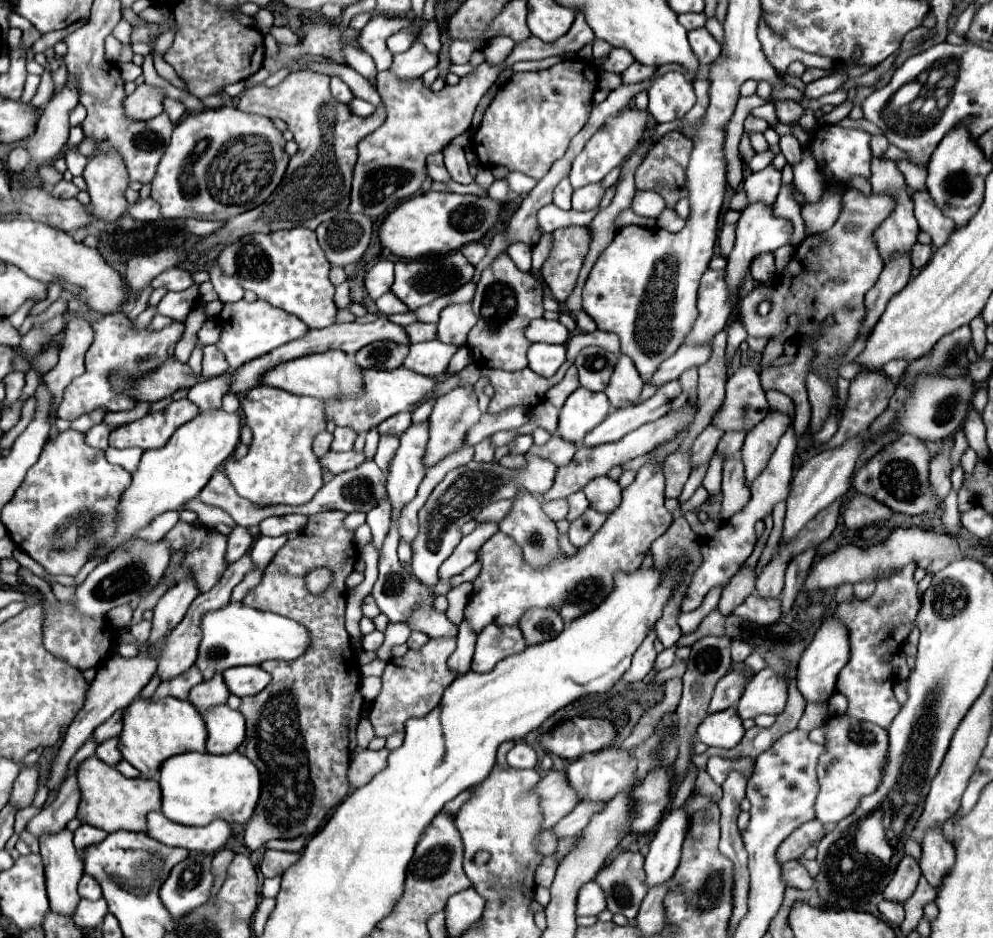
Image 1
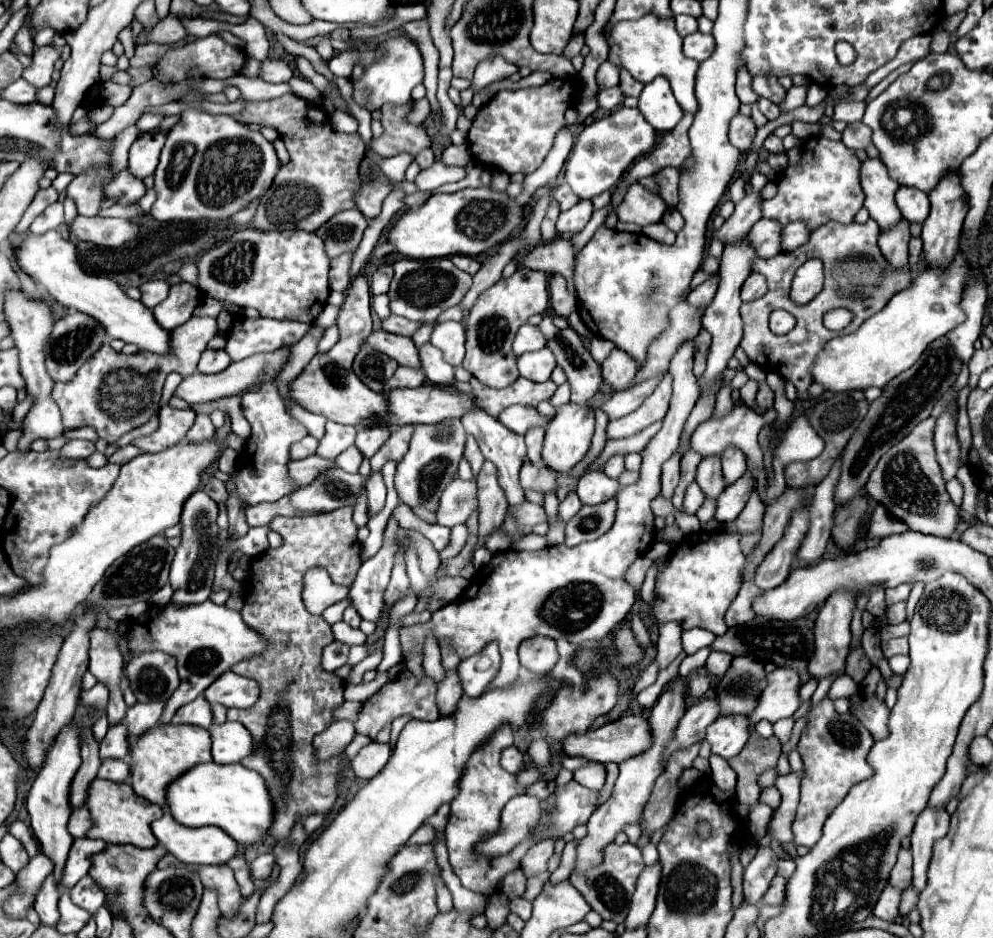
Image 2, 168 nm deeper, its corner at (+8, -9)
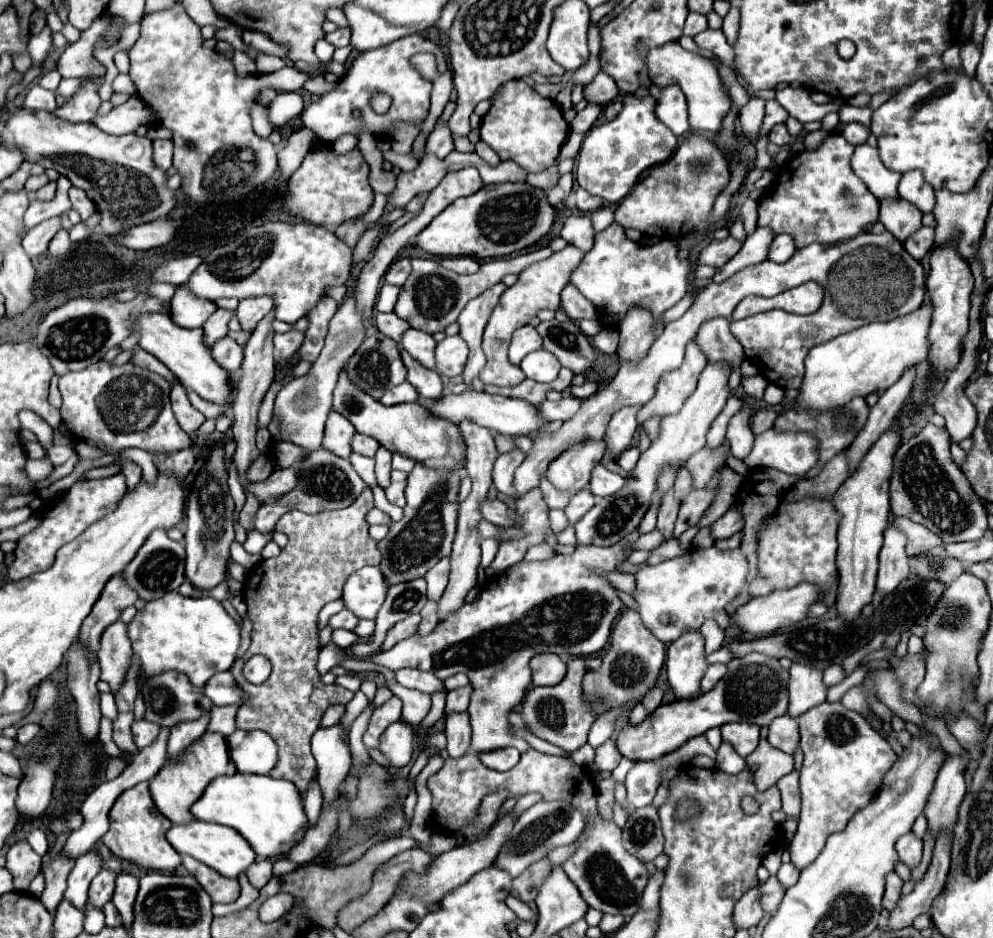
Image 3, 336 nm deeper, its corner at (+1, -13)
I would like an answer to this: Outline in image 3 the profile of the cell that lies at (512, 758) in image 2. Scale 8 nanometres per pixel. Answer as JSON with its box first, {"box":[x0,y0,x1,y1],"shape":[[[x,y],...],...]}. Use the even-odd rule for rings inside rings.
{"box":[478,748,520,770],"shape":[[[502,748],[502,750],[496,750],[496,752],[488,752],[488,754],[478,754],[480,760],[494,768],[494,770],[510,770],[516,766],[516,762],[520,760],[520,752],[516,748]]]}

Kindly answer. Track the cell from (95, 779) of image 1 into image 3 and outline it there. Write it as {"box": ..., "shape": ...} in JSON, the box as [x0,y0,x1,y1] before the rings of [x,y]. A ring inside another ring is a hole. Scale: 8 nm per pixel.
{"box":[102,782,182,872],"shape":[[[140,782],[132,786],[132,790],[124,790],[120,798],[114,802],[110,810],[110,830],[102,836],[102,842],[110,848],[112,854],[136,862],[144,868],[160,870],[160,872],[172,872],[180,862],[182,856],[170,846],[166,840],[166,830],[172,826],[172,822],[154,808],[154,800],[148,790],[148,782]]]}

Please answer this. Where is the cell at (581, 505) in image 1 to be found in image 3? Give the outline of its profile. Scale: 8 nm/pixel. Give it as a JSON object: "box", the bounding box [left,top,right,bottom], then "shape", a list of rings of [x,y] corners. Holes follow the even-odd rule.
{"box":[564,488,596,524],"shape":[[[588,488],[576,492],[576,494],[572,496],[570,504],[564,508],[564,512],[566,512],[570,524],[576,524],[576,522],[578,522],[594,504],[596,504],[596,498],[592,496],[592,492],[590,492]]]}

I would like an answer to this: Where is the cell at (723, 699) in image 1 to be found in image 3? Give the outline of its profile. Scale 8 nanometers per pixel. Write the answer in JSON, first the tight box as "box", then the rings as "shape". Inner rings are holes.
{"box":[626,760,668,810],"shape":[[[660,760],[650,762],[634,762],[632,770],[626,776],[626,790],[628,790],[628,806],[632,810],[648,806],[656,796],[656,790],[662,780],[662,772],[668,770],[666,764]]]}

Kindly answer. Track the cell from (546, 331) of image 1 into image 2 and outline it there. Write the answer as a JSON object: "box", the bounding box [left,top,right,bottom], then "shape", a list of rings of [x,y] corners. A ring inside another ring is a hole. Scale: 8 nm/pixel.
{"box":[513,324,545,356],"shape":[[[523,324],[513,340],[513,352],[515,356],[521,356],[525,352],[533,352],[545,346],[545,336],[541,334],[541,330],[537,326],[531,324]]]}

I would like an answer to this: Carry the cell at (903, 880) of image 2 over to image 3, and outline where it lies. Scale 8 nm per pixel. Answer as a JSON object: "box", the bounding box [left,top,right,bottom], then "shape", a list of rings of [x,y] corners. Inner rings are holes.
{"box":[896,832,922,868],"shape":[[[908,832],[906,836],[902,836],[898,842],[896,842],[896,850],[898,850],[898,856],[900,860],[910,868],[918,868],[920,860],[922,860],[922,840],[918,840],[912,832]]]}

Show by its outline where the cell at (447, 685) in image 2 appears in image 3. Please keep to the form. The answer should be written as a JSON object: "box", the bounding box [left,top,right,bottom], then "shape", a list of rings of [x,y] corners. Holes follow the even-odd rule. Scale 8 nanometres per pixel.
{"box":[446,714,470,758],"shape":[[[448,714],[446,716],[446,738],[448,738],[448,746],[446,752],[452,758],[464,756],[470,748],[470,722],[468,722],[468,714]]]}

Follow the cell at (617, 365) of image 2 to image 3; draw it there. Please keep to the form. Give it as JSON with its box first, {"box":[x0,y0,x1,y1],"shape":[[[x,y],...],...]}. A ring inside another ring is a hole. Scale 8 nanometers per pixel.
{"box":[618,308,654,362],"shape":[[[632,308],[620,322],[620,344],[618,358],[620,362],[640,362],[648,354],[654,334],[652,334],[652,314],[644,308]]]}

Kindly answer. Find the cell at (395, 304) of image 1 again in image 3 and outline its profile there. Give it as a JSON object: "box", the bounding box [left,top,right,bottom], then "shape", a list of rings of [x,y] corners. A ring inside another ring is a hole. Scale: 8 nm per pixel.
{"box":[376,284,398,312],"shape":[[[384,284],[378,294],[378,300],[376,300],[376,310],[378,312],[394,312],[396,300],[398,300],[398,288]]]}

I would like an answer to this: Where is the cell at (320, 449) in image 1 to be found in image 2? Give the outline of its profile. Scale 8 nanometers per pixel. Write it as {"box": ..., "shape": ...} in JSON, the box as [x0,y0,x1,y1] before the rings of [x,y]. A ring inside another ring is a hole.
{"box":[289,436,317,460],"shape":[[[305,436],[303,440],[299,440],[299,442],[295,442],[293,446],[291,446],[291,450],[289,450],[289,456],[291,456],[291,460],[301,460],[301,458],[305,458],[305,456],[311,456],[311,454],[315,454],[315,450],[317,450],[317,440],[313,438],[313,436]]]}

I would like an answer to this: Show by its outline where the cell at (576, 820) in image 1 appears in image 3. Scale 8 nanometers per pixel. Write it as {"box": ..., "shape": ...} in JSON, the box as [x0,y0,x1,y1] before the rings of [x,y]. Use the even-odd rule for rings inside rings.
{"box":[512,858,554,902],"shape":[[[544,858],[540,862],[532,864],[528,870],[524,870],[524,874],[514,878],[512,886],[514,886],[514,890],[518,890],[522,902],[530,902],[536,898],[540,886],[544,884],[544,878],[548,876],[548,872],[552,872],[552,866],[554,864],[548,858]]]}

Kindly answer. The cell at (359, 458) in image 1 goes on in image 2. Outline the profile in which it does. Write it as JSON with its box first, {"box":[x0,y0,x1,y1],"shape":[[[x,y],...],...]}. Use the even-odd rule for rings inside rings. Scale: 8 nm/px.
{"box":[287,454,335,486],"shape":[[[313,454],[313,456],[307,456],[297,462],[291,460],[287,464],[287,470],[289,470],[289,478],[293,480],[293,484],[305,486],[305,484],[313,482],[313,478],[317,478],[317,474],[321,474],[321,470],[325,470],[325,466],[335,466],[335,462],[329,462],[329,460]]]}

